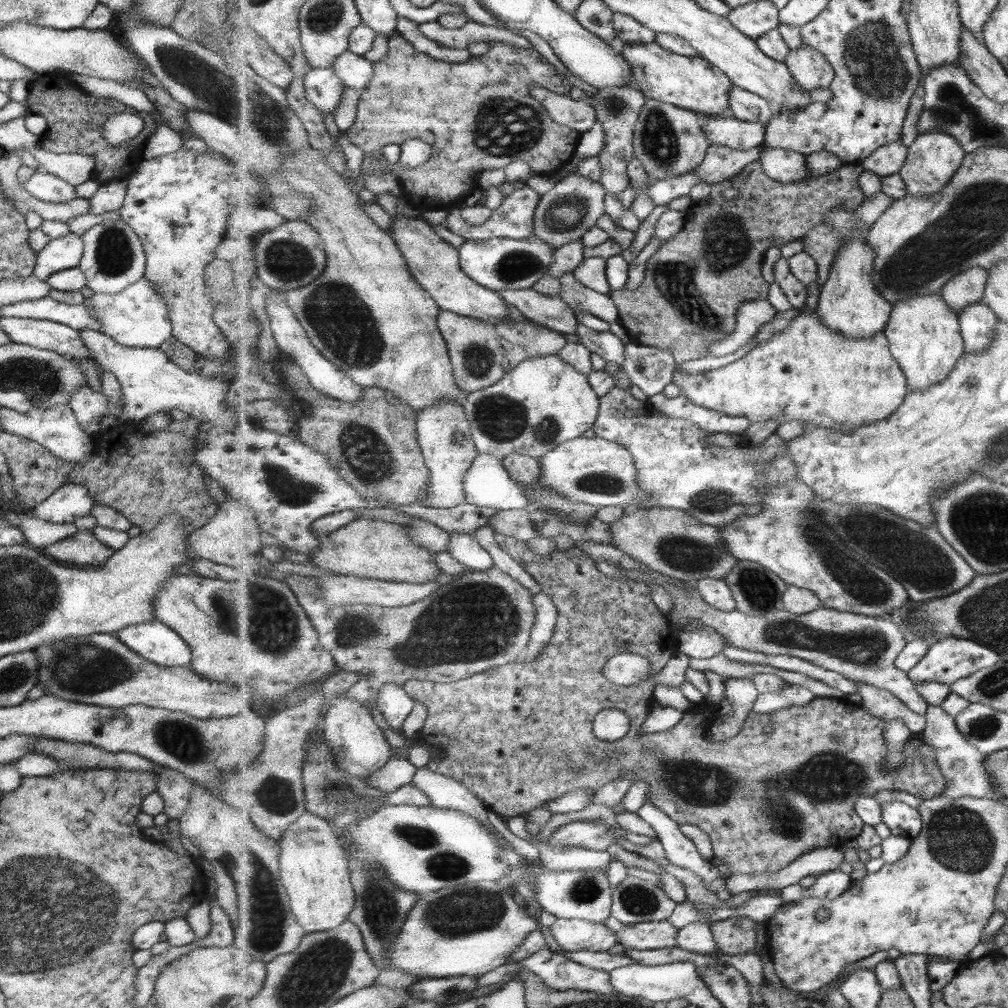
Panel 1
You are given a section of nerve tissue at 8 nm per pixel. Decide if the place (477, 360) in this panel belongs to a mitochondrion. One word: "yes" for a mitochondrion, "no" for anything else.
yes

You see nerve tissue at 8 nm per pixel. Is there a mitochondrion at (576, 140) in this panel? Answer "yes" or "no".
no

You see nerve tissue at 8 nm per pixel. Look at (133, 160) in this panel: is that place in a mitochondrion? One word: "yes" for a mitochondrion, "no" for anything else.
no

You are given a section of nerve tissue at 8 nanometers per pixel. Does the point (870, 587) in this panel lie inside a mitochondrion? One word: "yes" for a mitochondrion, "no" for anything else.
yes

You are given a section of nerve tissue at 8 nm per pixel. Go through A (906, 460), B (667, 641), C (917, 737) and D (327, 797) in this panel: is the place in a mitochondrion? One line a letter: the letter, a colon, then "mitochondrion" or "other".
A: other
B: other
C: other
D: mitochondrion

